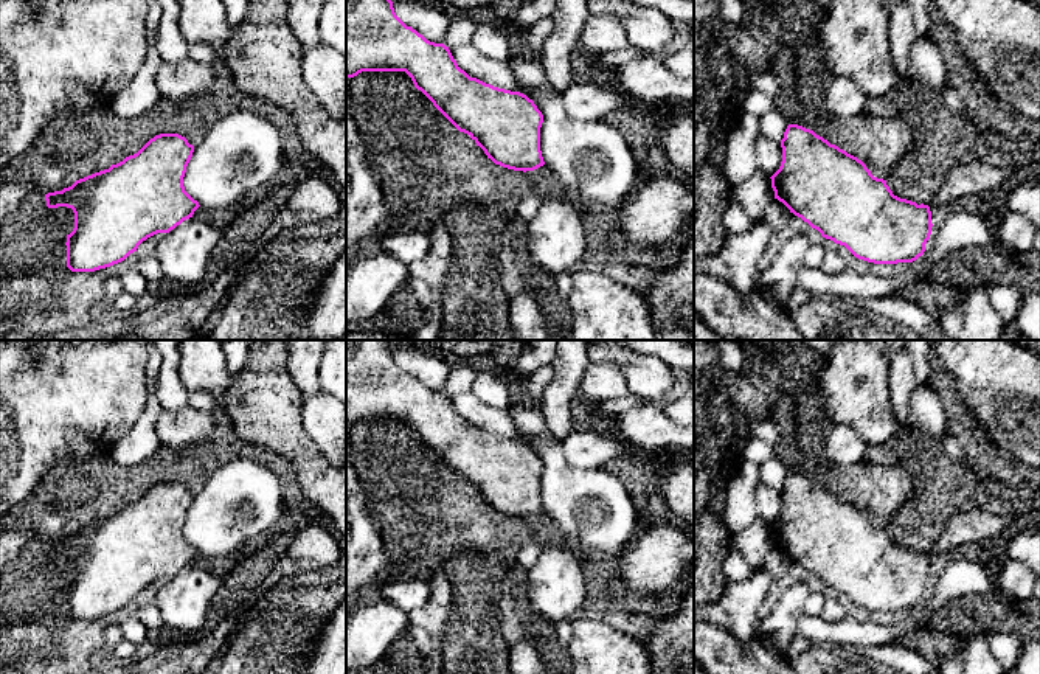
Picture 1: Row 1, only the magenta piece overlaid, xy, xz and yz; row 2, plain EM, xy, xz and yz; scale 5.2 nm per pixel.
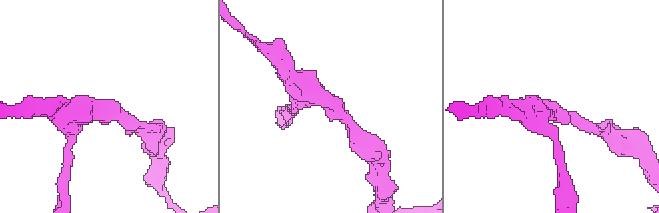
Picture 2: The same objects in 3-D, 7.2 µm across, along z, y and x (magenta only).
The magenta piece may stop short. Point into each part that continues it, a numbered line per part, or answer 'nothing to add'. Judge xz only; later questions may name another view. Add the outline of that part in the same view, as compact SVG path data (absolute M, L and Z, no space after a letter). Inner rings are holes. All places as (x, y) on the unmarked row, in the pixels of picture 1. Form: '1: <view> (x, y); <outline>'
nothing to add

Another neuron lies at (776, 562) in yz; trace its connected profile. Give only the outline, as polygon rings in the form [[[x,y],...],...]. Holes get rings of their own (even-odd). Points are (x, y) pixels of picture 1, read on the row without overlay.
[[[773,545],[762,561],[761,568],[768,572],[775,579],[779,579],[789,572],[790,564],[790,558]]]

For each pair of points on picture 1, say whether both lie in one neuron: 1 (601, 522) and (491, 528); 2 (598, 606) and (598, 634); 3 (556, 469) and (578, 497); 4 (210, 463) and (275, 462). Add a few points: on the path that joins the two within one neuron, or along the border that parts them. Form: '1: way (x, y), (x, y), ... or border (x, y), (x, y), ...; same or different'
1: border (545, 511), (550, 517); different
2: border (581, 612), (599, 617); different
3: way (558, 475), (572, 491); same
4: way (225, 452), (260, 454); same

